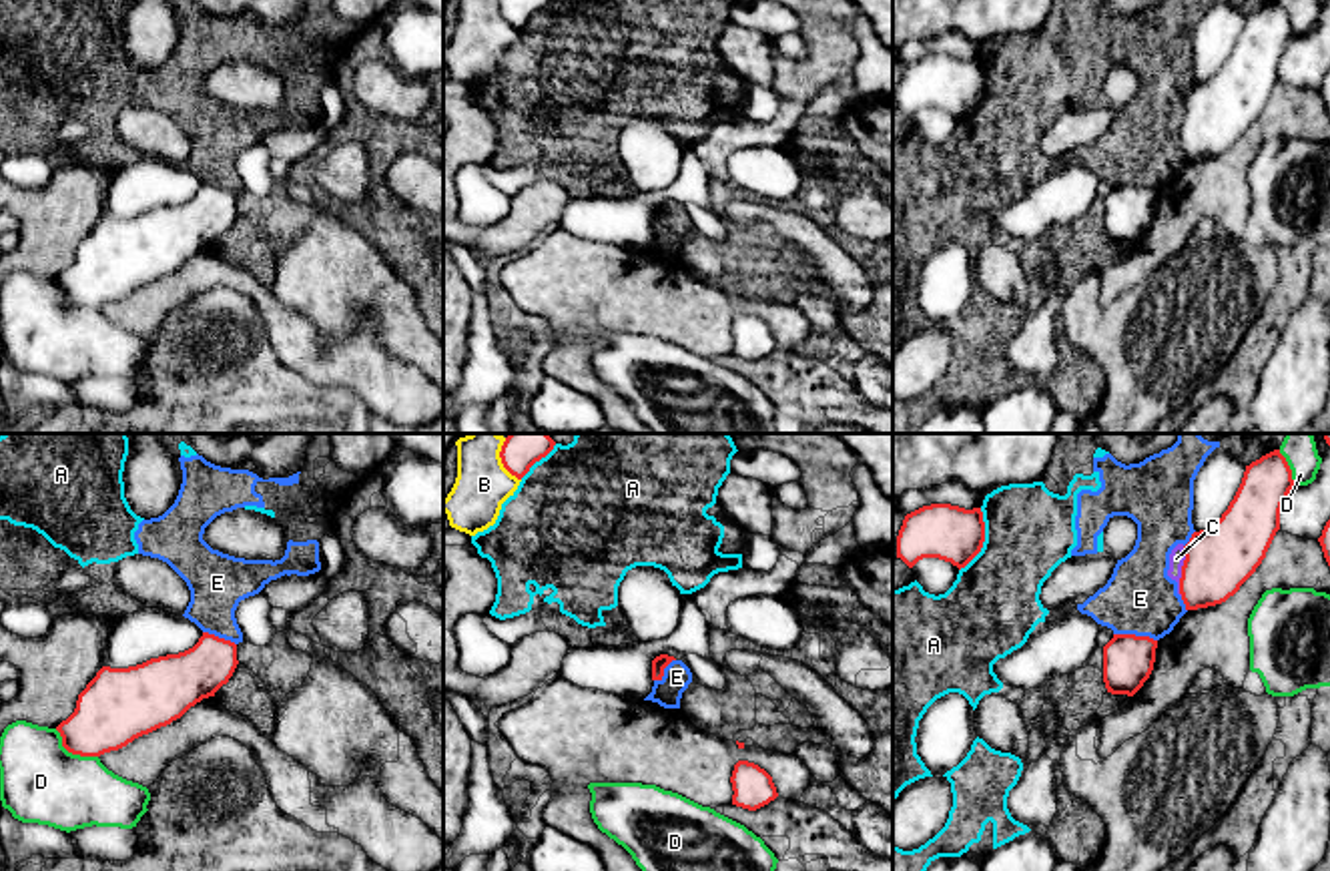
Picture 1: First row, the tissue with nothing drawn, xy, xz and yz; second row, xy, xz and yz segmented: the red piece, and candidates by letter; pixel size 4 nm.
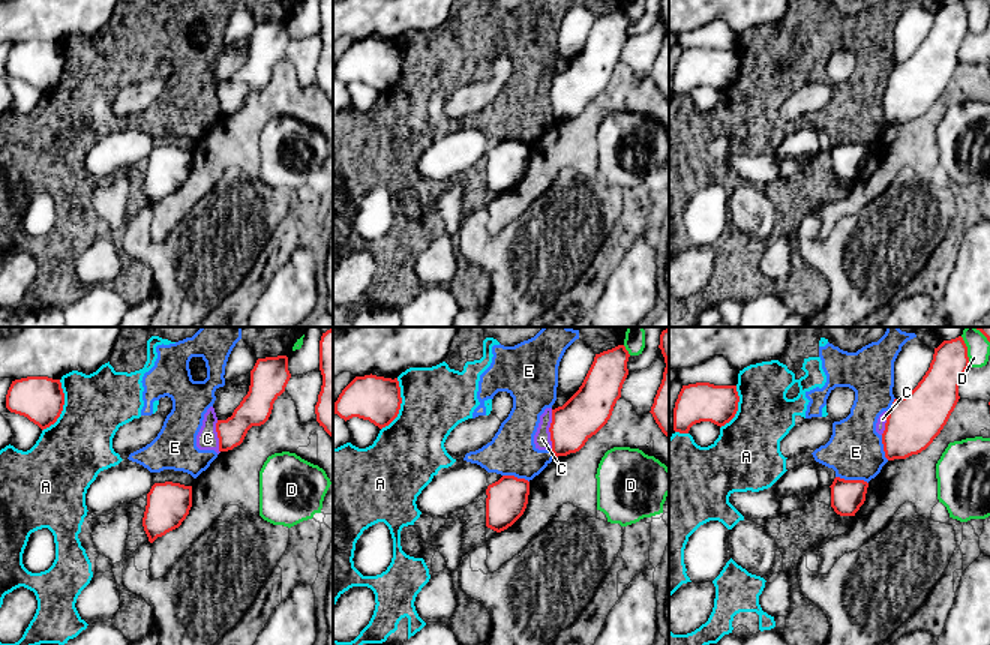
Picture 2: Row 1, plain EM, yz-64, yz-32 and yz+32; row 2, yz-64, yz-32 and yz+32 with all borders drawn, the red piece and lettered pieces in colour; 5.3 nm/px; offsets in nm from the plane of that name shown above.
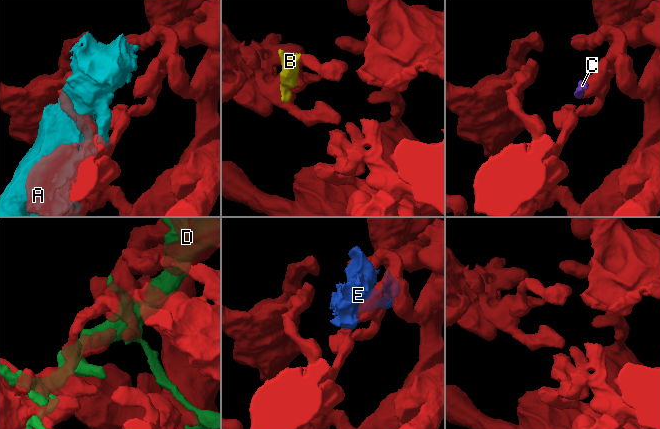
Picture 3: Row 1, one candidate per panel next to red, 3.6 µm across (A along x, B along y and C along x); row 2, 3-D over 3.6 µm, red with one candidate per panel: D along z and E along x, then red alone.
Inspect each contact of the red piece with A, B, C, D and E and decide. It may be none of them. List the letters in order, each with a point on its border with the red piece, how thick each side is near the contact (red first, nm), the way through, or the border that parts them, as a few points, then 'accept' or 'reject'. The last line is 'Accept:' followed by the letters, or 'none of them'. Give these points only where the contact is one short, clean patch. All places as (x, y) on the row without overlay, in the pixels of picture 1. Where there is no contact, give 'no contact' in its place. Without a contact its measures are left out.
A: meets red in yz at (983, 91); 220 nm thick on the red side, 360 nm on the other; reject
B: meets red in xz at (504, 17); 110 nm thick on the red side, 220 nm on the other; reject
C: meets red in yz at (1182, 121); 280 nm thick on the red side, 60 nm on the other; border along yz (1184, 97), (1180, 145); reject
D: meets red in xy at (73, 304); 280 nm thick on the red side, 320 nm on the other; reject
E: meets red in yz at (1134, 185); 200 nm thick on the red side, 300 nm on the other; border along yz (1114, 183), (1148, 185), (1156, 191); reject
Accept: none of them

